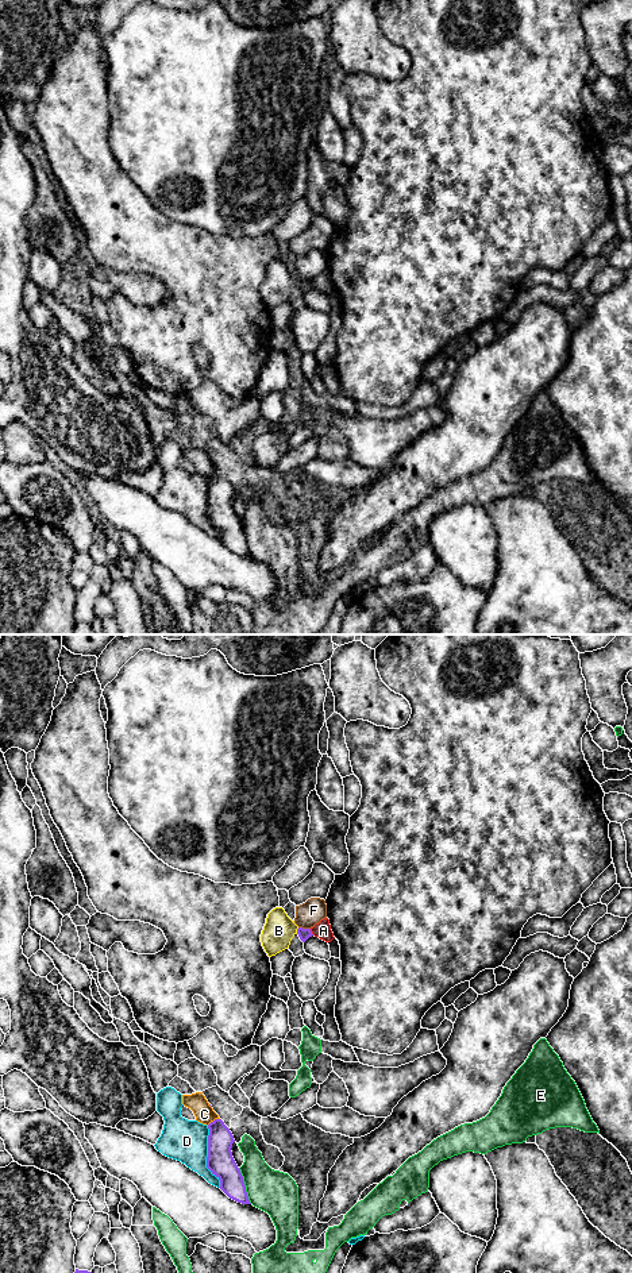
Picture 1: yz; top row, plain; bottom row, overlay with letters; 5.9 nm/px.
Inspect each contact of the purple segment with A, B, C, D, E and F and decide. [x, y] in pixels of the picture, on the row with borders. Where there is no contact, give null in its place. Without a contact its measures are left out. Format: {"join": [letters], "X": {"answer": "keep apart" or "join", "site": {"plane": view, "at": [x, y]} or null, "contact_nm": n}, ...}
{"join": [], "A": {"answer": "keep apart", "site": {"plane": "yz", "at": [311, 932]}, "contact_nm": 50}, "B": {"answer": "keep apart", "site": {"plane": "yz", "at": [297, 930]}, "contact_nm": 40}, "C": {"answer": "keep apart", "site": {"plane": "yz", "at": [214, 1121]}, "contact_nm": 90}, "D": {"answer": "keep apart", "site": {"plane": "yz", "at": [207, 1157]}, "contact_nm": 380}, "E": {"answer": "keep apart", "site": {"plane": "yz", "at": [245, 1185]}, "contact_nm": 240}, "F": {"answer": "keep apart", "site": {"plane": "yz", "at": [304, 929]}, "contact_nm": 70}}

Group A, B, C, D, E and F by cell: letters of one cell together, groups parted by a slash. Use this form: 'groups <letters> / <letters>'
groups A B / C / D / E / F

